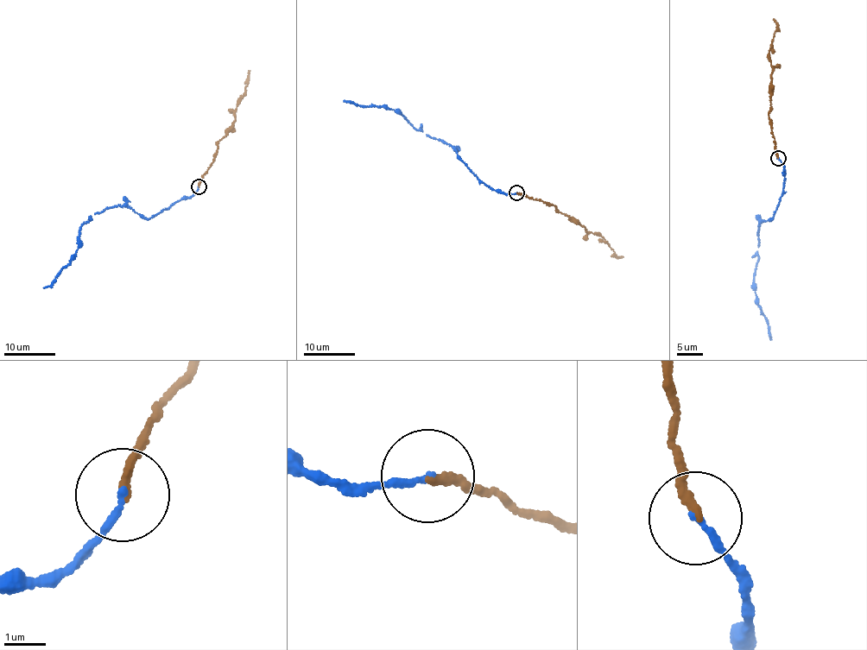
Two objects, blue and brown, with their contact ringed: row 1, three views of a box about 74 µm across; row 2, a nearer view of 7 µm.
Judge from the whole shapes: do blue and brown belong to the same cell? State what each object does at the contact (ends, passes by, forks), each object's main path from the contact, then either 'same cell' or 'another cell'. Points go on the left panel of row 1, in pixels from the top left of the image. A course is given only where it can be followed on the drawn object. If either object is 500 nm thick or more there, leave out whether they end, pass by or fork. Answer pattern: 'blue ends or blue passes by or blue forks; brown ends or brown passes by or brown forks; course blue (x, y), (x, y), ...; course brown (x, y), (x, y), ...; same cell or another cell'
blue ends; brown ends; course blue (199, 187), (191, 196), (148, 218), (117, 205), (91, 216), (79, 230), (75, 255), (52, 284), (43, 287); course brown (199, 187), (218, 148), (218, 141), (226, 135), (226, 129), (236, 120), (234, 110), (243, 96), (250, 71); same cell

